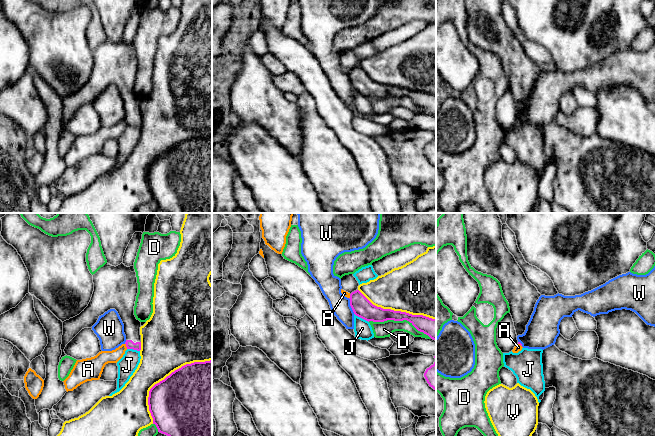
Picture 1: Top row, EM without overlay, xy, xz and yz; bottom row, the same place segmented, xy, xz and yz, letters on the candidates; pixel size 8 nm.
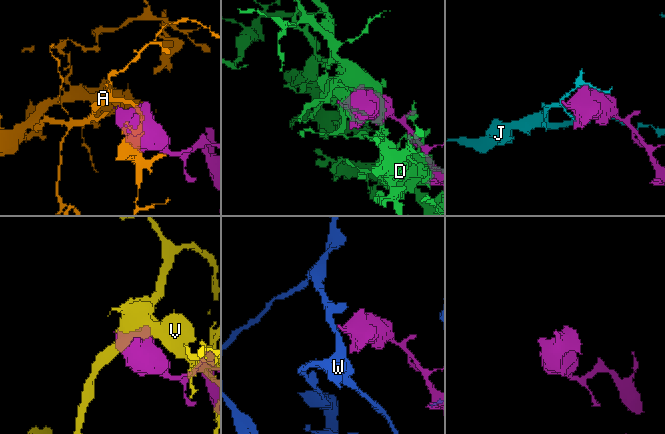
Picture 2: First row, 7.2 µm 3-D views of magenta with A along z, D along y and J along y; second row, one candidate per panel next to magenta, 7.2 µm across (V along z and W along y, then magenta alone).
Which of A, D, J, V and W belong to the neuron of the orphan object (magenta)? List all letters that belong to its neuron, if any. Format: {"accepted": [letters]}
{"accepted": []}

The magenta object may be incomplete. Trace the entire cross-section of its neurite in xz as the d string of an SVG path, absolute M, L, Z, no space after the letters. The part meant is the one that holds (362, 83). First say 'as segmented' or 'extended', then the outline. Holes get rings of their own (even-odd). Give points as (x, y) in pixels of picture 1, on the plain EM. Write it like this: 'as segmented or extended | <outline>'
as segmented | M359 66L350 70L350 82L354 90L366 97L384 98L387 96L409 97L418 107L436 117L436 95L423 91L383 85L373 81Z

